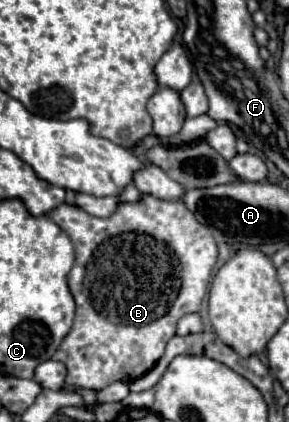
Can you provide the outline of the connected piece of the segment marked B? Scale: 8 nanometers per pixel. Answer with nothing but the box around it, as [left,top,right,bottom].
[50,193,218,391]

